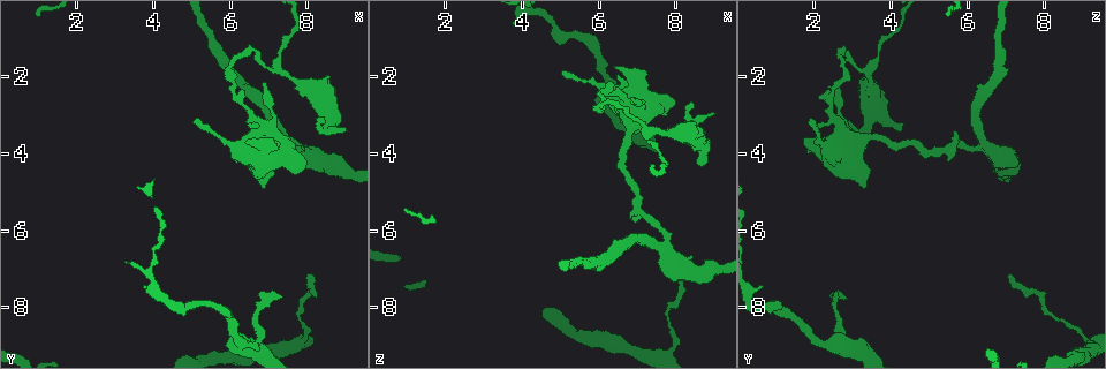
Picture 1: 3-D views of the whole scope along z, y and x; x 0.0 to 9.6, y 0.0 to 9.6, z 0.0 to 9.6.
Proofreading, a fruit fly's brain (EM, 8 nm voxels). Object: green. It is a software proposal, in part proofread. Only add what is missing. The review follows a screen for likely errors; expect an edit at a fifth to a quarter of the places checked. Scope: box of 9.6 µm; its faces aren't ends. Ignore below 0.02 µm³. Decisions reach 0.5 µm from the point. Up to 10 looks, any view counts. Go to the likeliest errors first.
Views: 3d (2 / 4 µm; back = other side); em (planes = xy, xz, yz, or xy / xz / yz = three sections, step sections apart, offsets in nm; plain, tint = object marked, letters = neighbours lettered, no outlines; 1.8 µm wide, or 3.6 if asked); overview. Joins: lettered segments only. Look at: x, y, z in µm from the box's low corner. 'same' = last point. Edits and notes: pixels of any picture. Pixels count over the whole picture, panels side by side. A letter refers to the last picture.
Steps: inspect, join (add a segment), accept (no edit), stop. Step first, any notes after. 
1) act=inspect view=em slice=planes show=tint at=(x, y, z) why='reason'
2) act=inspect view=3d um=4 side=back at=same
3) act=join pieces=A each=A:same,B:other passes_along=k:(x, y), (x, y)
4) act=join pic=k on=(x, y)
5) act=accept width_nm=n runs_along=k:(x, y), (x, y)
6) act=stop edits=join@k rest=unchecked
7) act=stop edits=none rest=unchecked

act=inspect view=3d um=2 side=back at=(8.10, 7.05, 7.05) why='tapers out'

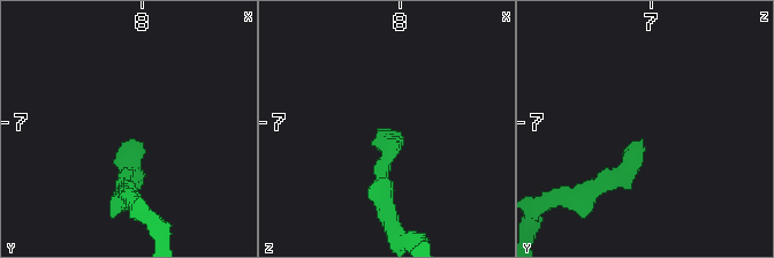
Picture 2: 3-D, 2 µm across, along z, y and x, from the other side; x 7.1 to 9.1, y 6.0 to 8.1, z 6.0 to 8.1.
act=inspect view=em slice=yz step=8 show=letters at=(8.04, 7.14, 7.08)

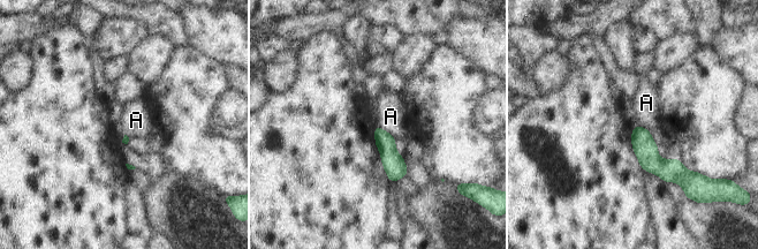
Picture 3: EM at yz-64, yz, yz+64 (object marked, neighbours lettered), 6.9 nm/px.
act=accept each=A:other runs_along=3:(636, 129), (645, 149), (679, 180) found='no lettered segment goes on from it'

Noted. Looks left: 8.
act=inspect view=3d um=2 side=back at=(9.00, 3.30, 2.90) why='free end'

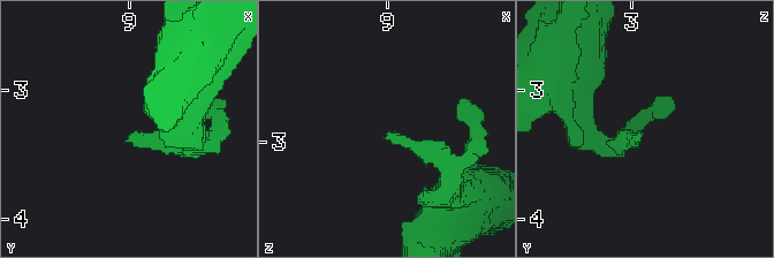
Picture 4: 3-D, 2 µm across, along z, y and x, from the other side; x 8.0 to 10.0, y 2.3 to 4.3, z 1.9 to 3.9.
act=inspect view=em slice=planes show=letters at=(9.00, 3.36, 2.96)

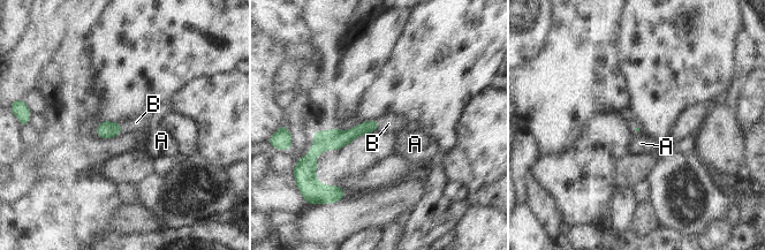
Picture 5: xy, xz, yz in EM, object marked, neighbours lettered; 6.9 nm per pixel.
act=join pieces=B longest_contact=B:100nm each=A:other,B:same found='the cell continues'

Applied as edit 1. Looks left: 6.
act=inspect view=em slice=xz step=4 show=tint at=(6.95, 3.40, 5.65) why='branch stops here'

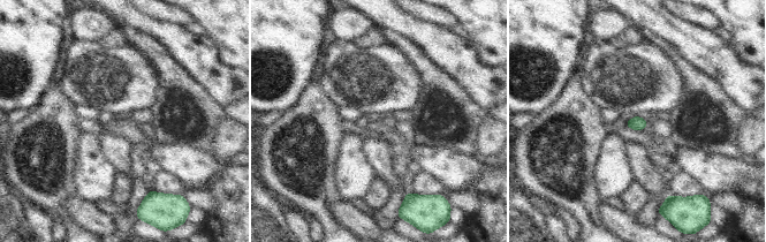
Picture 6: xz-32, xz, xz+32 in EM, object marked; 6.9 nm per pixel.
act=inspect view=em slice=planes show=letters at=same

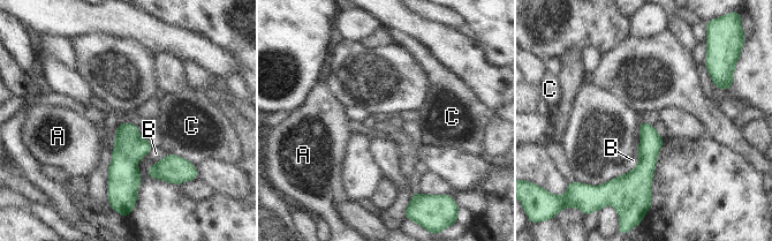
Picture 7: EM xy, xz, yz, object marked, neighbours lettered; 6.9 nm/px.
act=accept each=A:other,B:other,C:other border=7:(636, 153), (638, 162), (625, 173) found='no lettered segment goes on from it'

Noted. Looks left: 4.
act=inspect view=3d um=4 at=(5.10, 3.10, 1.90) why='an open end'

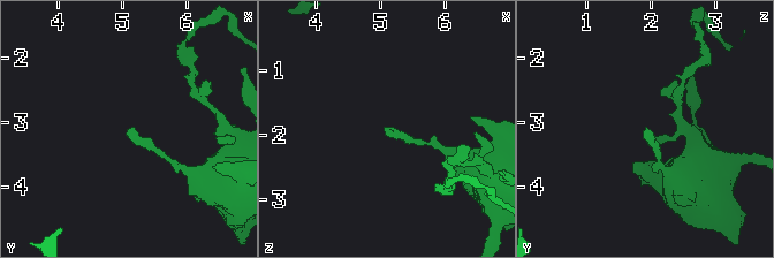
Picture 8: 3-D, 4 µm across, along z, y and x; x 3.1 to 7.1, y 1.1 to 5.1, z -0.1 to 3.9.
act=inspect view=em slice=yz step=16 show=letters at=(5.10, 3.10, 1.90) why='need the tissue'

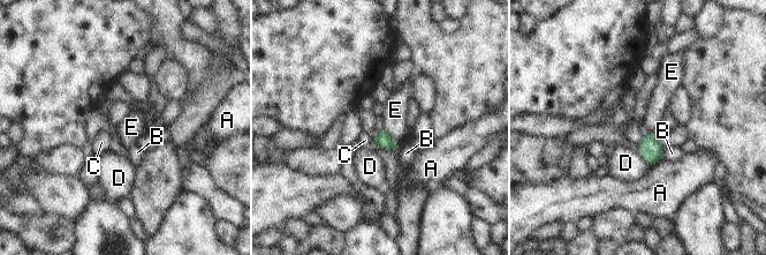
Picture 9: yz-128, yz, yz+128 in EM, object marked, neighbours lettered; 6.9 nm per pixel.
act=accept each=A:other,B:other,C:other,D:other,E:other border=9:(384, 128), (397, 143) found='none of them fits'

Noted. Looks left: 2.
act=stop edits=join@5 rest=unchecked

